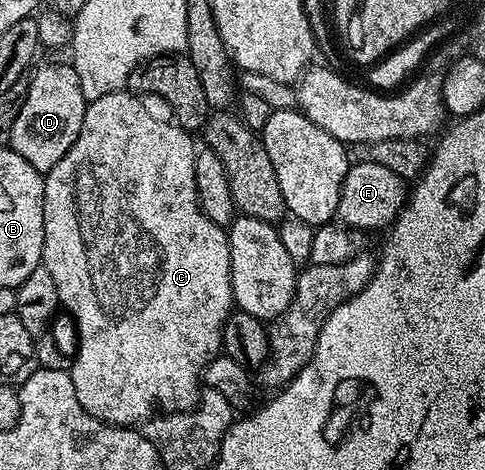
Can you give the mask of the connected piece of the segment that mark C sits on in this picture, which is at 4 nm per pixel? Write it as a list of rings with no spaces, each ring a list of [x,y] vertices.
[[[125,89],[100,96],[100,100],[89,103],[84,112],[84,124],[80,124],[80,136],[64,160],[52,169],[45,171],[44,177],[44,248],[42,265],[52,274],[56,284],[58,301],[74,317],[74,326],[78,329],[78,355],[73,355],[68,366],[70,385],[76,388],[76,400],[92,416],[109,426],[137,427],[156,412],[175,414],[193,410],[198,405],[200,383],[203,381],[203,370],[222,350],[222,329],[226,318],[232,313],[234,293],[230,279],[230,257],[228,256],[227,231],[221,226],[212,224],[198,203],[196,196],[196,172],[194,155],[196,145],[191,131],[186,130],[169,117],[157,118],[143,99]]]

